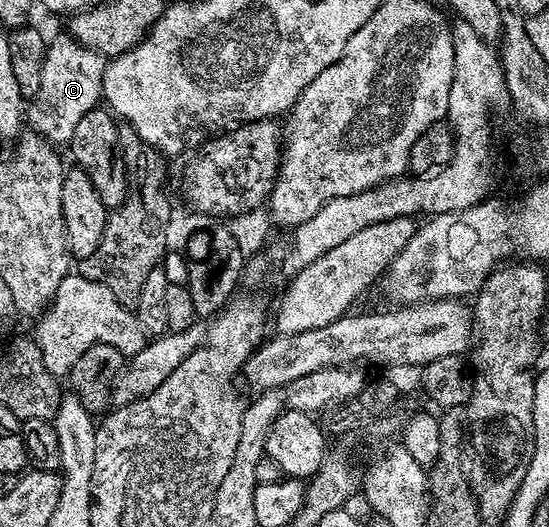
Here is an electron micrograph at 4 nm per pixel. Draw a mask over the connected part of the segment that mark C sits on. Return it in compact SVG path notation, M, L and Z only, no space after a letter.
M64 32L47 43L47 50L42 64L42 84L39 85L35 98L31 99L26 110L26 118L35 133L47 138L53 144L71 143L74 128L86 112L97 109L102 102L102 80L104 79L105 55L86 48Z

